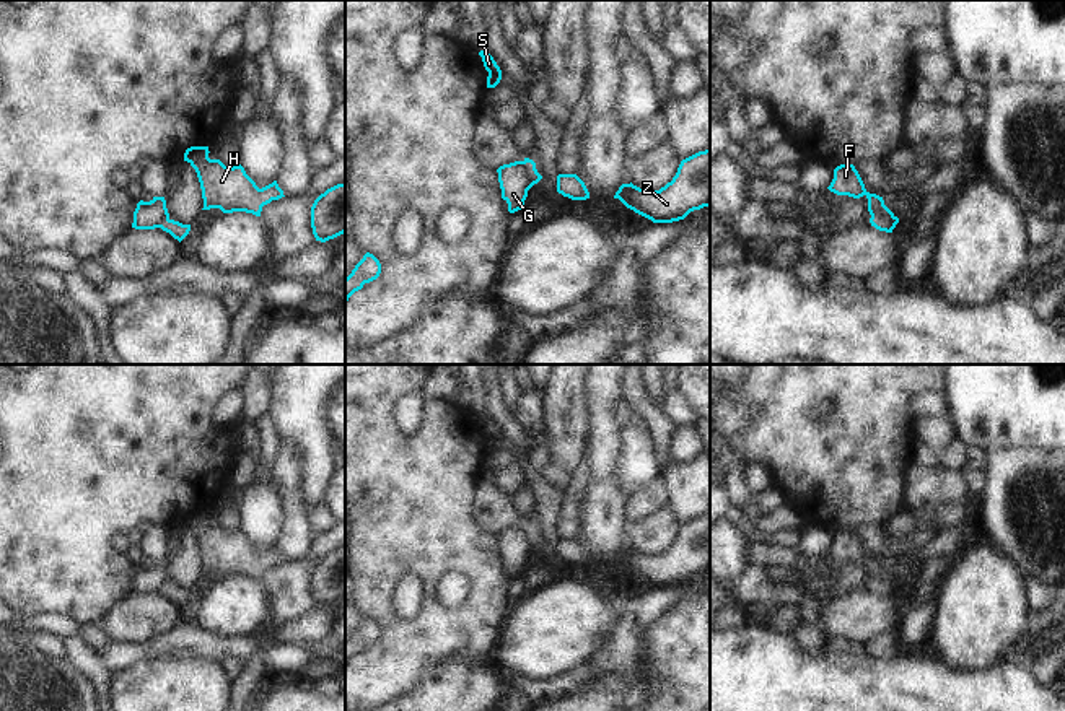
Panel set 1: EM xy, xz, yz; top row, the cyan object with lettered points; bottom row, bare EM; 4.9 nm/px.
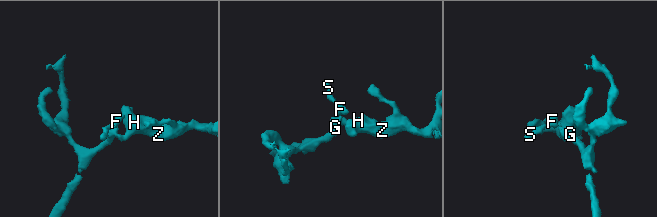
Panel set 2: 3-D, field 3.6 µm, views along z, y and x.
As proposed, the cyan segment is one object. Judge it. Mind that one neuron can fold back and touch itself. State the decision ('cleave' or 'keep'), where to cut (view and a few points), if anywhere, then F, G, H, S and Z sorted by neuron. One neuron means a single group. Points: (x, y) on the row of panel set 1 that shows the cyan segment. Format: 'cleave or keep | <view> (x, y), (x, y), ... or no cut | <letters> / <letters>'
cleave | yz (872, 217), (889, 220), (894, 226) | F G S / H Z

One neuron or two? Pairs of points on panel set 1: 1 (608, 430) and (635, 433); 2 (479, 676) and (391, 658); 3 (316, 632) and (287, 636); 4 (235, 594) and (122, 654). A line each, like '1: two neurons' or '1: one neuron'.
1: two neurons
2: two neurons
3: one neuron
4: two neurons

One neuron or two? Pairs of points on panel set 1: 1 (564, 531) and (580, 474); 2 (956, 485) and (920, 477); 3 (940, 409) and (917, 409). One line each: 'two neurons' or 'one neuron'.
1: one neuron
2: one neuron
3: one neuron

